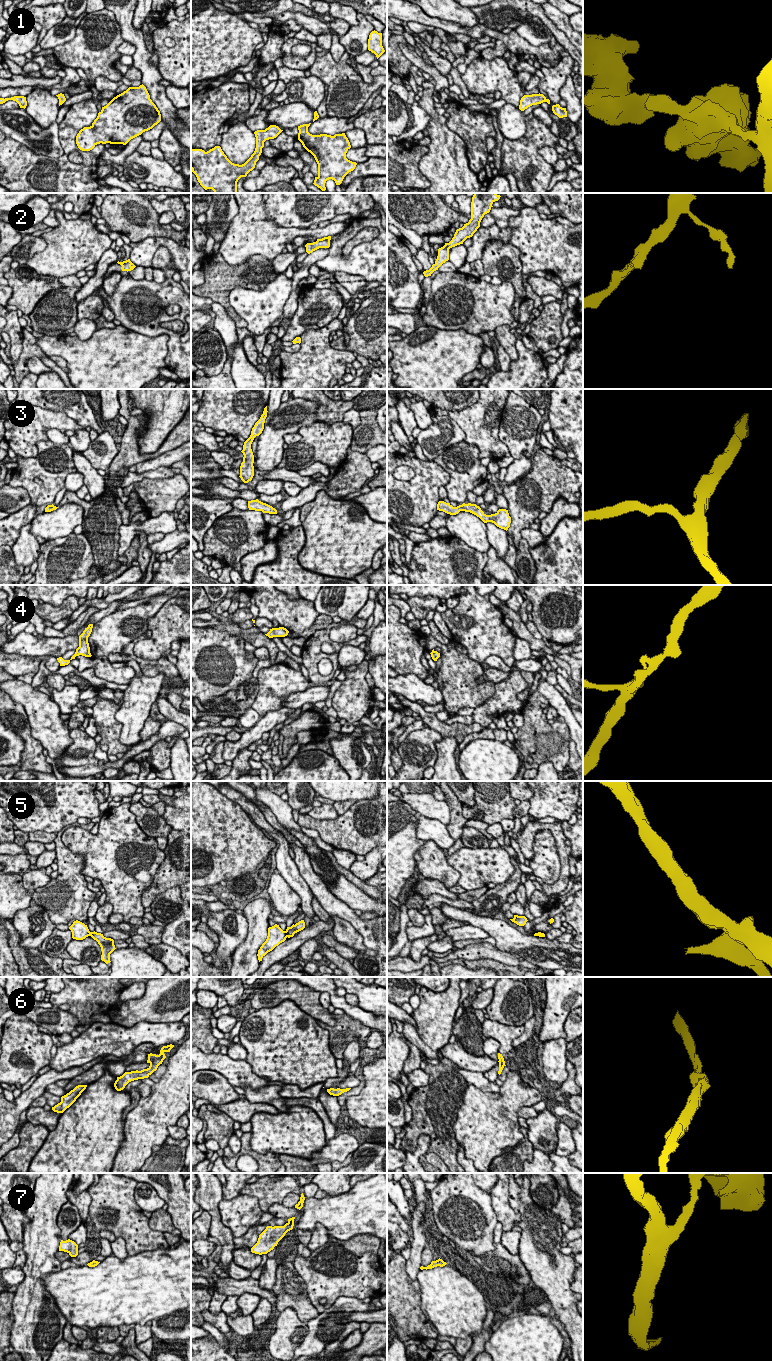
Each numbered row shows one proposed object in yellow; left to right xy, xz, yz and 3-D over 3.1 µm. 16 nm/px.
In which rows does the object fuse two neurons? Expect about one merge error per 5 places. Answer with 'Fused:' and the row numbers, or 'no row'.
Fused: 5

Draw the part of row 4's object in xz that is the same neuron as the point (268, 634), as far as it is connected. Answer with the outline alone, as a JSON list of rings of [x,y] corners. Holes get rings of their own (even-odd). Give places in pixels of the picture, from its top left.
[[[279,627],[279,628],[272,628],[270,629],[270,631],[265,634],[266,636],[268,636],[269,638],[273,638],[273,637],[285,637],[287,636],[289,633],[289,631],[284,628],[284,627]]]

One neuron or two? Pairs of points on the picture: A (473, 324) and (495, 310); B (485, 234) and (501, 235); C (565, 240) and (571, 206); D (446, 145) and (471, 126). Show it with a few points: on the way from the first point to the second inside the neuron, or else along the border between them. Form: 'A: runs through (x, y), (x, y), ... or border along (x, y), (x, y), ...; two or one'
A: runs through (478, 319), (487, 310), (490, 310); one
B: runs through (489, 234), (497, 234); one
C: border along (560, 215), (572, 223); two
D: border along (446, 118), (446, 125), (464, 142), (468, 158); two

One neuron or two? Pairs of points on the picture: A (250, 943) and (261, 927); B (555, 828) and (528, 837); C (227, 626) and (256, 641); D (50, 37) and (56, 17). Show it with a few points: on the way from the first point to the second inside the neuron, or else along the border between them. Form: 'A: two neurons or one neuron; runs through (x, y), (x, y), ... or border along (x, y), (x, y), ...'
A: one neuron; runs through (254, 939), (258, 931)
B: one neuron; runs through (548, 826), (537, 826), (533, 830)
C: one neuron; runs through (234, 629), (249, 635)
D: two neurons; border along (66, 16), (48, 30)

